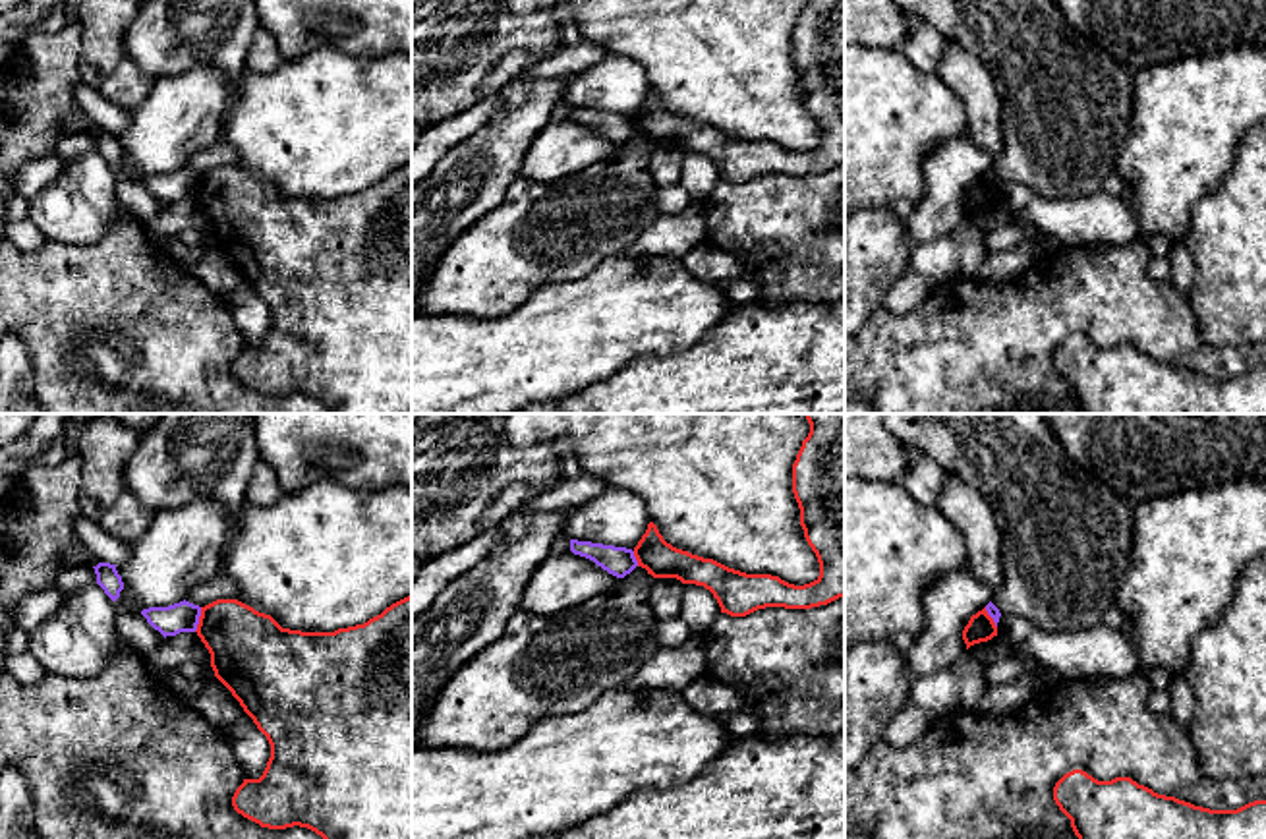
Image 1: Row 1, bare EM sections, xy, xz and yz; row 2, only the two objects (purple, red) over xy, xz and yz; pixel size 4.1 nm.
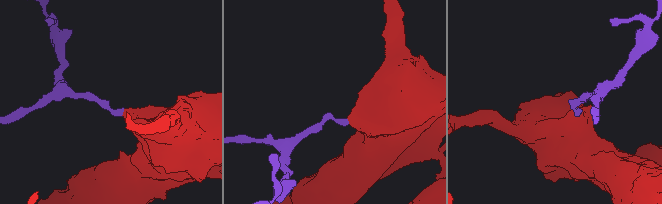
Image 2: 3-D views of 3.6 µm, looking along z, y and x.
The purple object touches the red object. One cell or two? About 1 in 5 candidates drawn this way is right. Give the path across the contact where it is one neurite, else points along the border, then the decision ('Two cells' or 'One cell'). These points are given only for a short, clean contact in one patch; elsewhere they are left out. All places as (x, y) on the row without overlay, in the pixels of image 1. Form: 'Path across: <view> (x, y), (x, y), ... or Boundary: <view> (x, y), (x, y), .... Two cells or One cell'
Boundary: xy (201, 174), (194, 198). Two cells

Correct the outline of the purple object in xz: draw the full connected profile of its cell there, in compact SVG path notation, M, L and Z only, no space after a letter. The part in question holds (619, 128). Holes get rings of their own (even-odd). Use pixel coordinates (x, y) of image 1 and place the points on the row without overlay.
M570 106L570 118L593 128L617 145L624 145L638 133L634 118L626 114Z

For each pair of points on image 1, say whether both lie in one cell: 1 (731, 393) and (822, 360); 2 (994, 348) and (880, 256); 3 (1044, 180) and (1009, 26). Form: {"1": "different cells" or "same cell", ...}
{"1": "same cell", "2": "different cells", "3": "same cell"}

